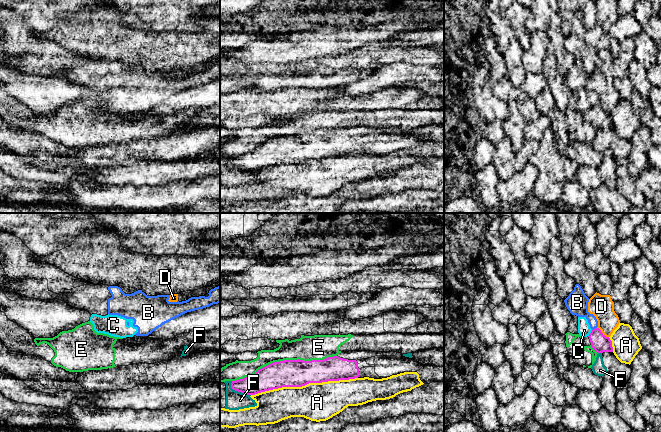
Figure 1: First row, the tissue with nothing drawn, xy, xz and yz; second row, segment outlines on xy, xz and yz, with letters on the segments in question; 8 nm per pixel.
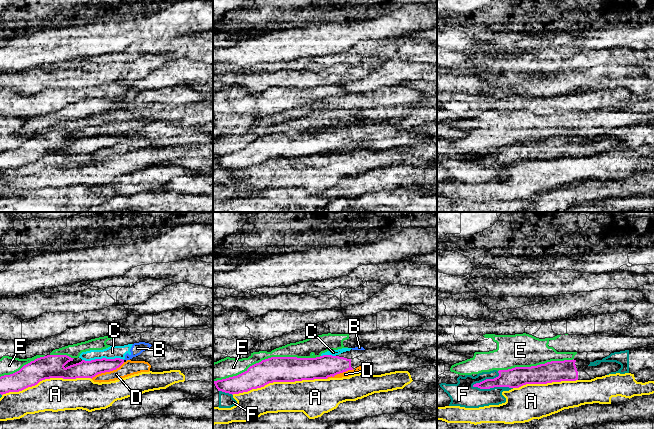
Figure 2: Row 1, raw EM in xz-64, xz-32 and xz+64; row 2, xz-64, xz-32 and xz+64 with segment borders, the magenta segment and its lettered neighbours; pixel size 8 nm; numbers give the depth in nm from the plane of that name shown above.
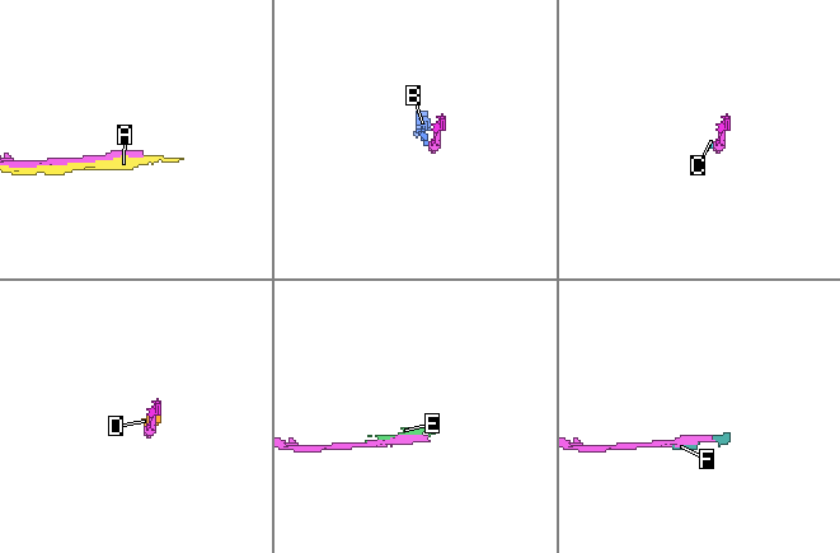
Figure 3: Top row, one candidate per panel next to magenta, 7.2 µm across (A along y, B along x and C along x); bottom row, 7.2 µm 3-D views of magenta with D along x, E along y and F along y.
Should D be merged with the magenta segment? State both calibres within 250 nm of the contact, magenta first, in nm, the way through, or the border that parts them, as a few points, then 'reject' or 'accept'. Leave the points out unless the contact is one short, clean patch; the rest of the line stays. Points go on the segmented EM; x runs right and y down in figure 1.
150/190 nm | along yz (597, 327), (608, 337) | reject

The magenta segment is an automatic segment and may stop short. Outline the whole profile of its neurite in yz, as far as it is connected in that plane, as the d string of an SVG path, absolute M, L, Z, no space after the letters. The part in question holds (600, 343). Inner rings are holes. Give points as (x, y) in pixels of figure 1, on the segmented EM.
M599 328L593 329L587 337L584 337L583 344L591 346L597 353L613 352L612 341Z

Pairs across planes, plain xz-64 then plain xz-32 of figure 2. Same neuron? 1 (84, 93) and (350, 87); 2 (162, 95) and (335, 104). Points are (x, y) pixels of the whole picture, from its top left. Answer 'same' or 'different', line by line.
1: different
2: same

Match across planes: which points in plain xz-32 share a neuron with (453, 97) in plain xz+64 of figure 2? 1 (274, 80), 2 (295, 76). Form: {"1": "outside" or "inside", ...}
{"1": "outside", "2": "outside"}

